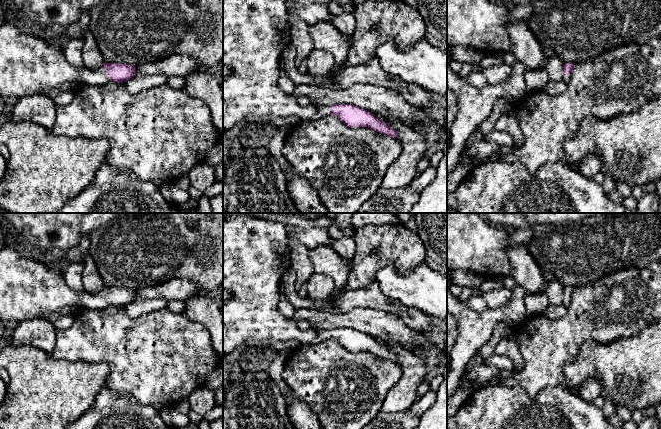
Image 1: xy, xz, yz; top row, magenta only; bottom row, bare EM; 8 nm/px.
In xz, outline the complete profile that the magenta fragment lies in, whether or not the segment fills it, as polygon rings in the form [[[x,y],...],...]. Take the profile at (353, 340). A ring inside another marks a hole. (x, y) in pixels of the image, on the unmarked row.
[[[223,213],[223,289],[231,293],[231,297],[223,302],[223,354],[229,354],[241,345],[248,345],[253,350],[262,350],[272,342],[297,340],[301,344],[318,344],[328,339],[337,340],[350,352],[368,351],[392,362],[397,355],[375,338],[352,328],[335,328],[333,330],[310,327],[300,330],[297,323],[284,316],[278,309],[281,296],[280,282],[284,273],[291,267],[291,248],[287,236],[286,225],[255,218],[243,213]]]

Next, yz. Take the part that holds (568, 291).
[[[565,287],[564,288],[564,300],[563,300],[563,305],[568,308],[572,301],[572,296],[574,293],[574,288],[573,287]]]

